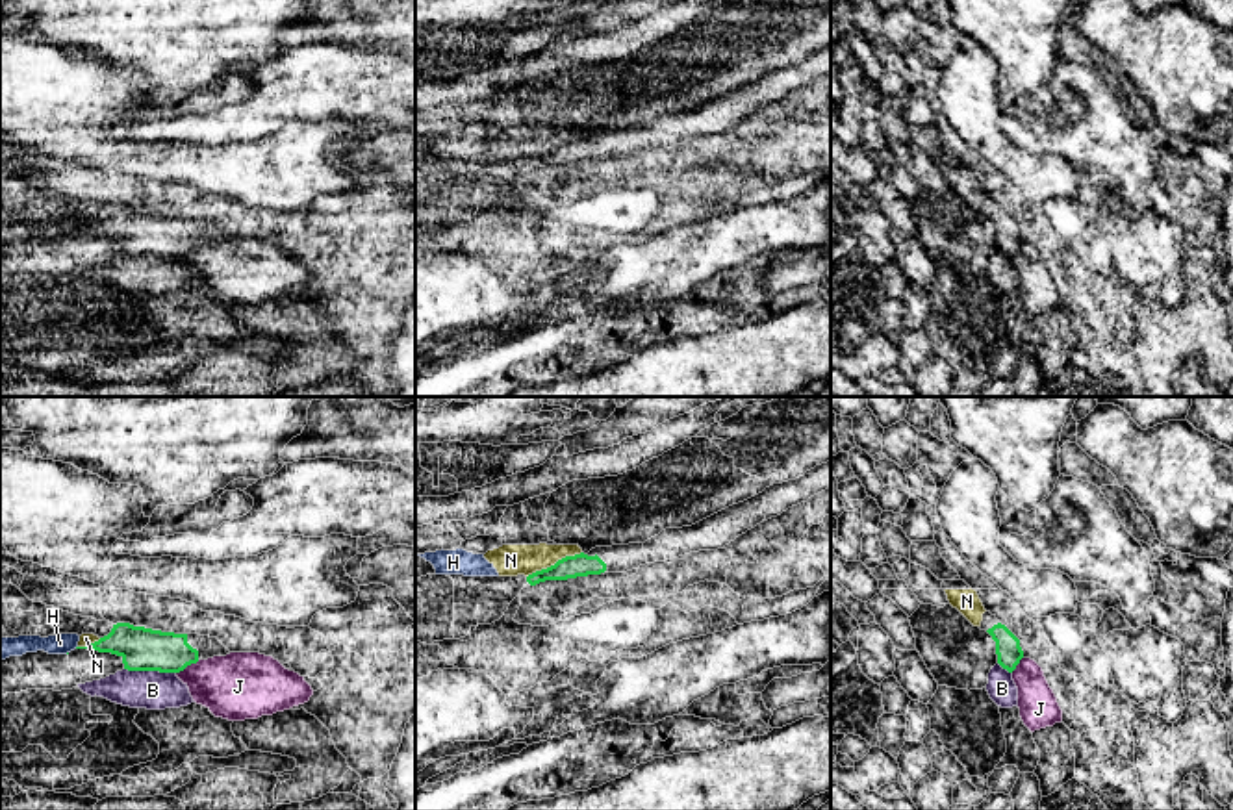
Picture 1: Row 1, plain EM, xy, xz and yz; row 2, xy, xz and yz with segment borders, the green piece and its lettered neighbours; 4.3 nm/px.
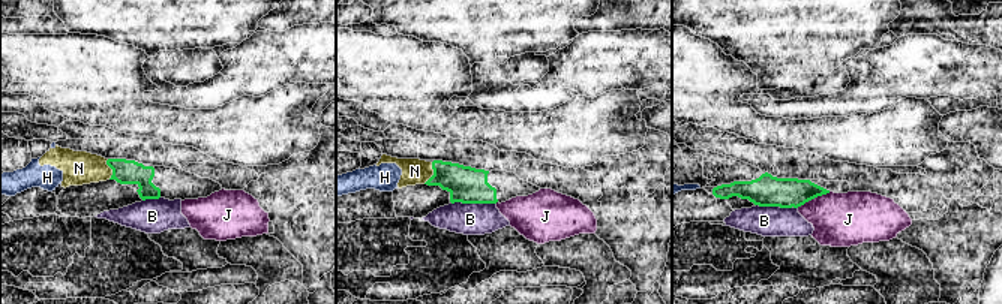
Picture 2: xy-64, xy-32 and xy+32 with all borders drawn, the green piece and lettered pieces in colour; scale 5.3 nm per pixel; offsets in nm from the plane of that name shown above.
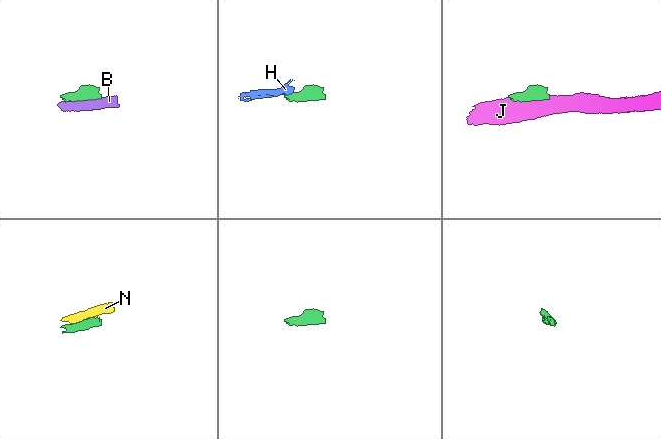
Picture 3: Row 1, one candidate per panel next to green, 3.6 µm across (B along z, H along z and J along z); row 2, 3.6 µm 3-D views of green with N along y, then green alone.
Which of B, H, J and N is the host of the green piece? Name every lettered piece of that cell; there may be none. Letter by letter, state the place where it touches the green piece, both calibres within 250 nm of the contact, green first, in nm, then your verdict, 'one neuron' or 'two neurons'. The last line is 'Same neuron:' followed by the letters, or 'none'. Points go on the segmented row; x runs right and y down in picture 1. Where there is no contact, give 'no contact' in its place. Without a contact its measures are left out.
B: meets green in xy at (151, 670); 190 nm thick on the green side, 170 nm on the other; two neurons
H: no contact; two neurons
J: meets green in xy at (188, 664); 190 nm thick on the green side, 300 nm on the other; two neurons
N: meets green in xz at (555, 564); 100 nm thick on the green side, 140 nm on the other; two neurons
Same neuron: none

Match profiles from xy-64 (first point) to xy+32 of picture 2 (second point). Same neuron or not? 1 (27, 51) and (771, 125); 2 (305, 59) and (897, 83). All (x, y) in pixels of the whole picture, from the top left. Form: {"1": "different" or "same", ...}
{"1": "same", "2": "same"}

